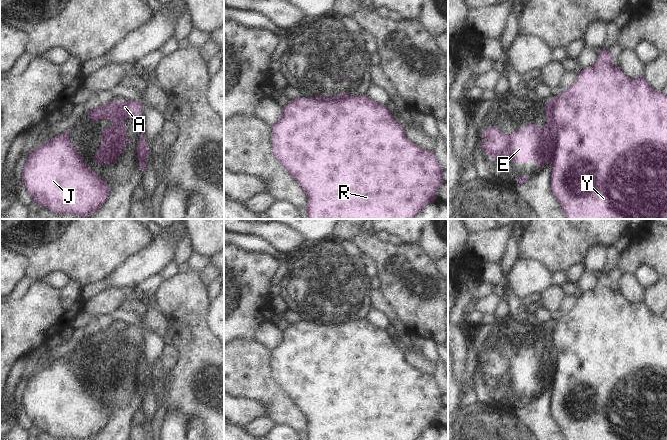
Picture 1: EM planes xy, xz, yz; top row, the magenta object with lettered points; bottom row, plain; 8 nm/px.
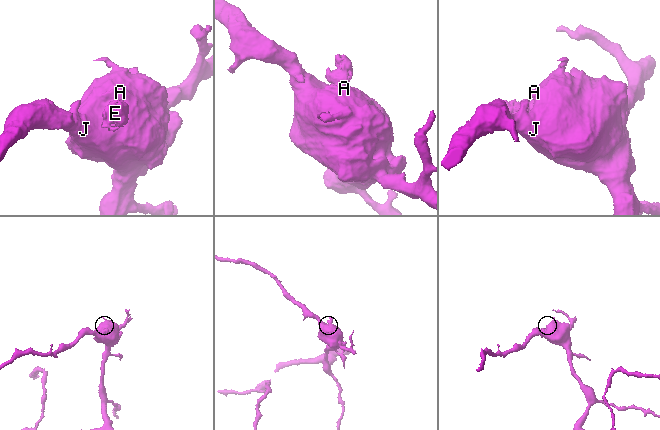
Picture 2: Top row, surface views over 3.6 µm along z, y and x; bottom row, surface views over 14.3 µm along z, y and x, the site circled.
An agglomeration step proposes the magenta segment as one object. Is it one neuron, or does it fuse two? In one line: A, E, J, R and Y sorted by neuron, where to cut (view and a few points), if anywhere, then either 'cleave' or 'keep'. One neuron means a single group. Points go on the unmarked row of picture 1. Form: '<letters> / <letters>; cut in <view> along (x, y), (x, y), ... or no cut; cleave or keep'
A J R Y / E; cut in yz along (549, 345), (552, 345), (556, 350), (556, 371), (551, 384); cleave

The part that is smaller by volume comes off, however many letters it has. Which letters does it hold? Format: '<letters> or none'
E.

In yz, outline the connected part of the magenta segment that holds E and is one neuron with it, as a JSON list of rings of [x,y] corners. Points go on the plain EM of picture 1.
[[[553,346],[549,347],[551,348],[551,364],[548,374],[544,377],[539,376],[541,352],[532,347],[510,359],[502,358],[497,351],[490,351],[482,356],[481,371],[494,385],[526,387],[532,384],[541,394],[545,387],[553,383],[557,369],[557,350]]]

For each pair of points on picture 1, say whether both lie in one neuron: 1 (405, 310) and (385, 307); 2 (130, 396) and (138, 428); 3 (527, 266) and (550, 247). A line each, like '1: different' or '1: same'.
1: different
2: different
3: different

